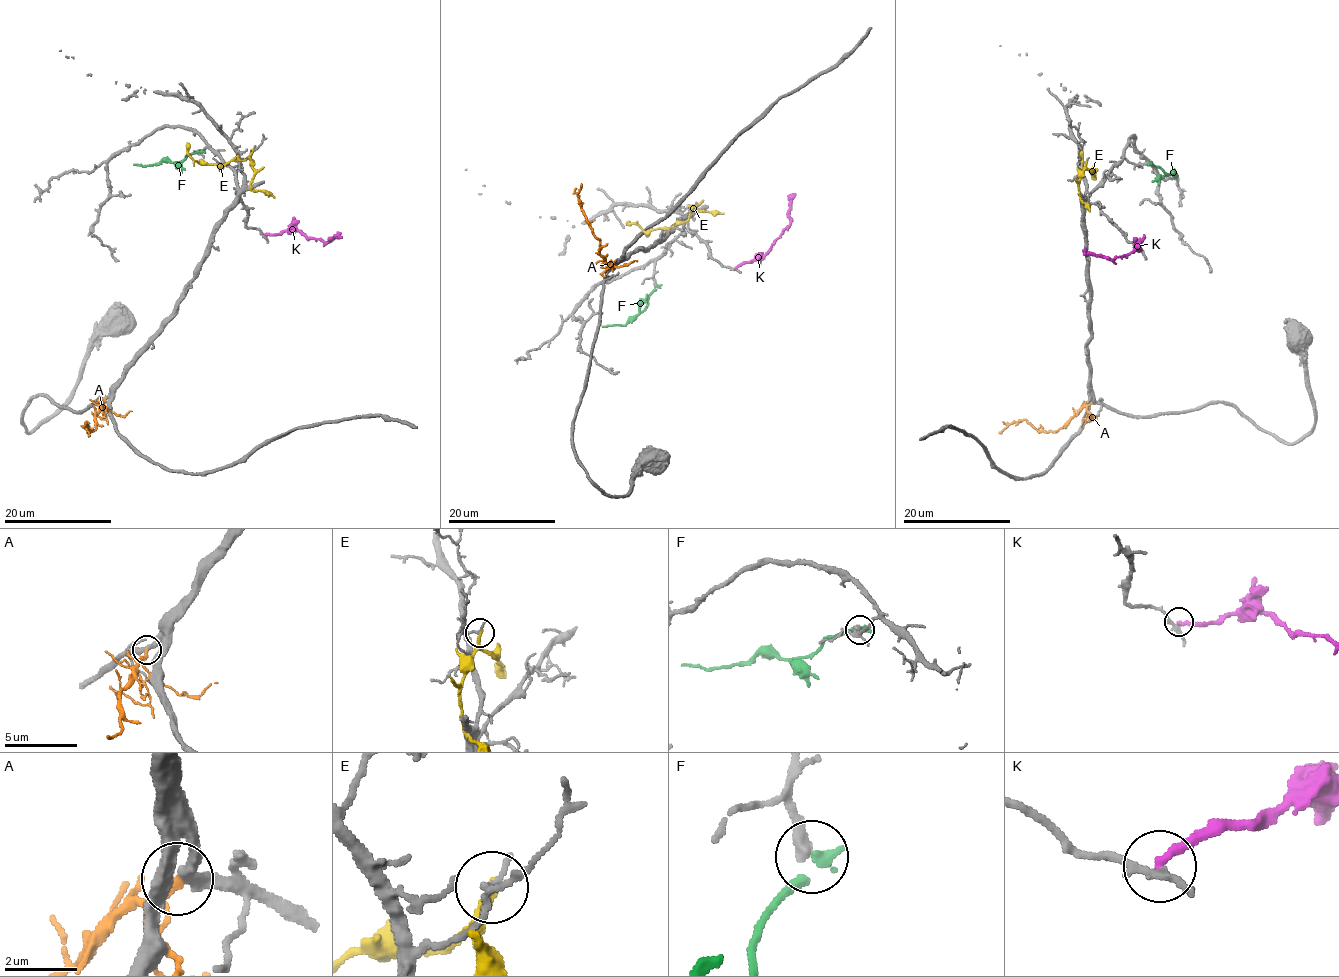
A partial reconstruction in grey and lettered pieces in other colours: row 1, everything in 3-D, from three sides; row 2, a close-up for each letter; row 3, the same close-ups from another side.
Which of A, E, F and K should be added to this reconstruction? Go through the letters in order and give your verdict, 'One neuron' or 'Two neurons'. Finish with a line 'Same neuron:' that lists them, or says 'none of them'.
A: Two neurons
E: Two neurons
F: Two neurons
K: One neuron
Same neuron: K

